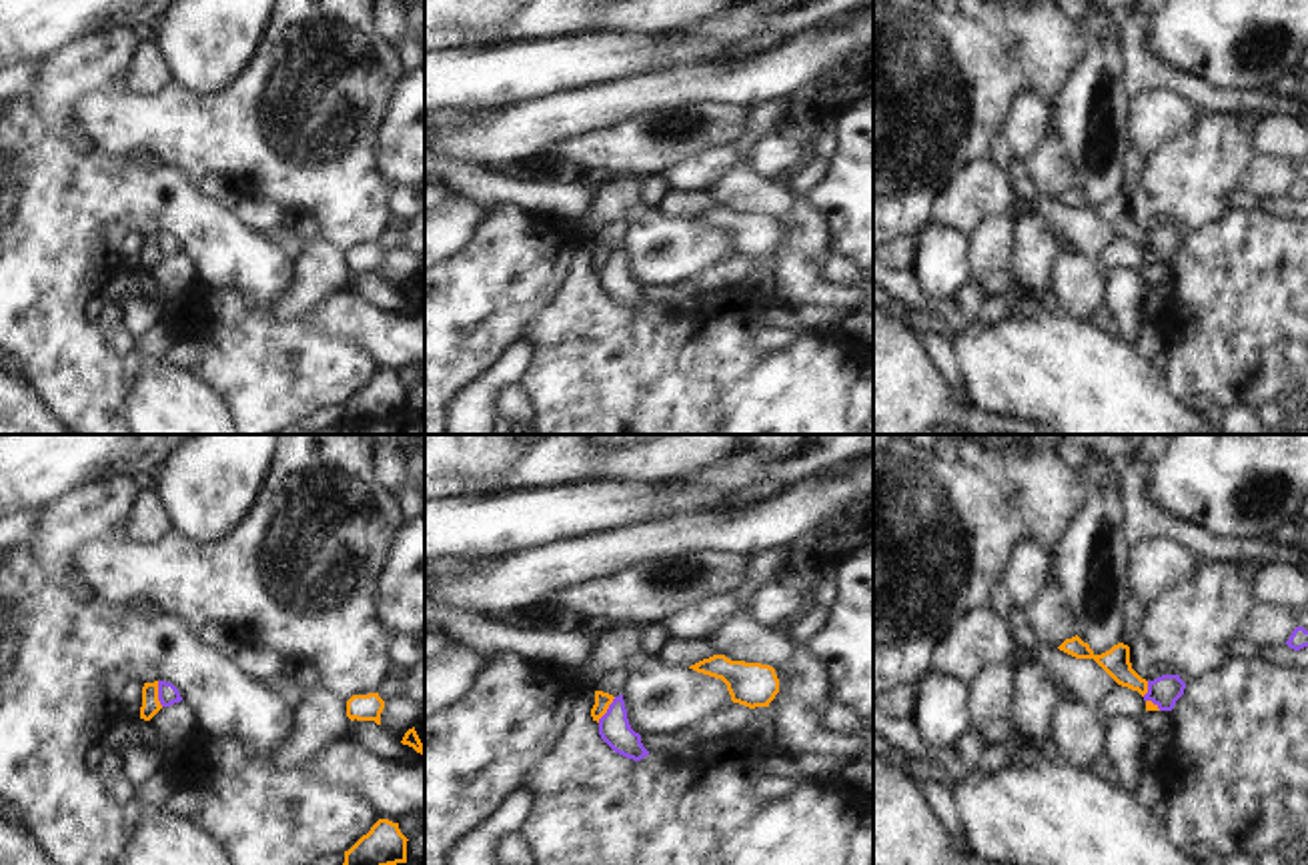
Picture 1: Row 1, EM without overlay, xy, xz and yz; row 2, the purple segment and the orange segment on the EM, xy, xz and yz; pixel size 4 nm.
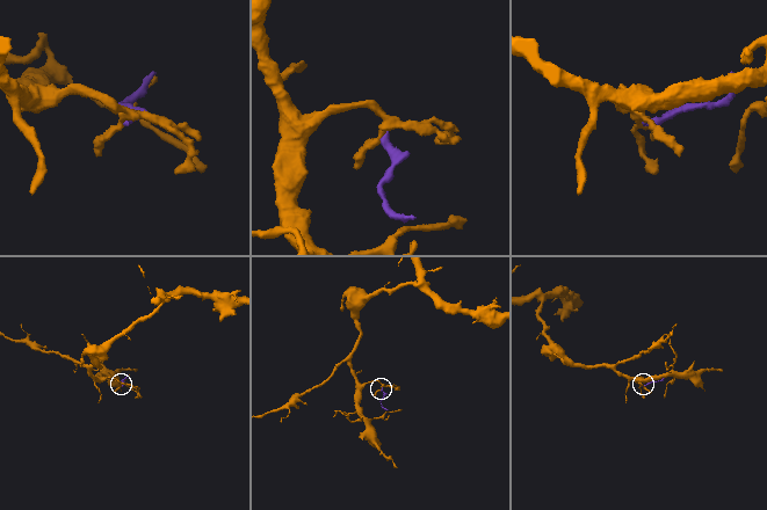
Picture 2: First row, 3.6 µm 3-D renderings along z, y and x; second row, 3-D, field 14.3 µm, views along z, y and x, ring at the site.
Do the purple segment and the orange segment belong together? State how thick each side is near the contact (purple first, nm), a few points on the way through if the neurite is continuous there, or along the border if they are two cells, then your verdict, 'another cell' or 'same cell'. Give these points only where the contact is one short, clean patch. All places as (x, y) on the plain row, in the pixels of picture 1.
80 nm thick on the purple side, 80 nm on the other; border along xy (157, 233), (157, 251), (163, 257); another cell

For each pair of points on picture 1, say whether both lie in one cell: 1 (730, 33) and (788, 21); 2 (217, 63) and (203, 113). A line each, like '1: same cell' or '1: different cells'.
1: same cell
2: different cells

